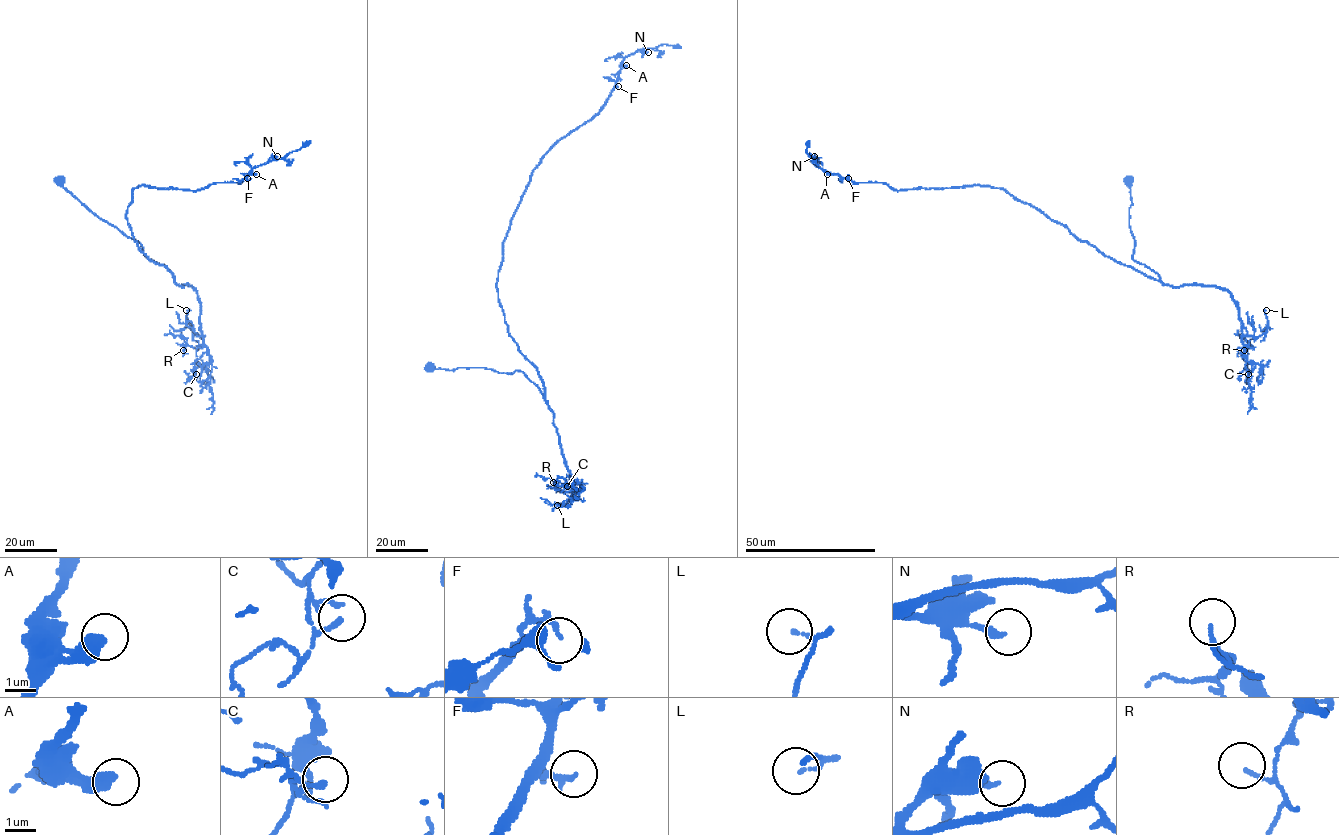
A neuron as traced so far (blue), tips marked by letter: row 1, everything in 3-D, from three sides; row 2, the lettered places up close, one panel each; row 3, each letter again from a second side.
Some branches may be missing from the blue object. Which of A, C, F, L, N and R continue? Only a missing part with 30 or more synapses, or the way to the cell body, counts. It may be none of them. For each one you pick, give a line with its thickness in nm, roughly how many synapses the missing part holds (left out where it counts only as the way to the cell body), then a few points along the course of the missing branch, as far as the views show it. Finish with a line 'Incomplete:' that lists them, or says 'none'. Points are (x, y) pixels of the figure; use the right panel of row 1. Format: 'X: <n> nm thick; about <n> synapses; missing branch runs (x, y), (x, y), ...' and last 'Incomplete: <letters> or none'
A: 440 nm thick; about 35 synapses; missing branch runs (827, 174), (837, 180), (843, 178)
Incomplete: A

